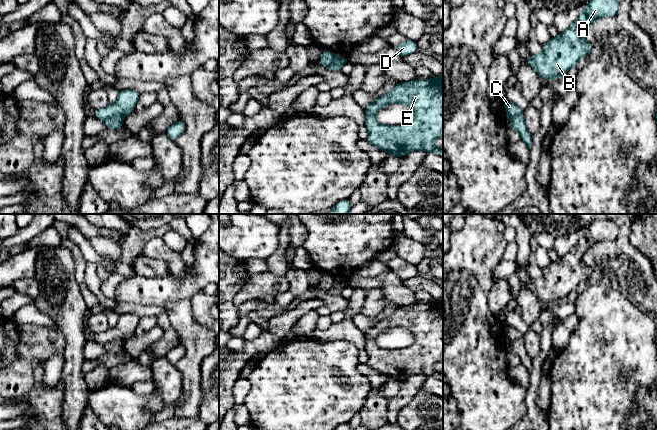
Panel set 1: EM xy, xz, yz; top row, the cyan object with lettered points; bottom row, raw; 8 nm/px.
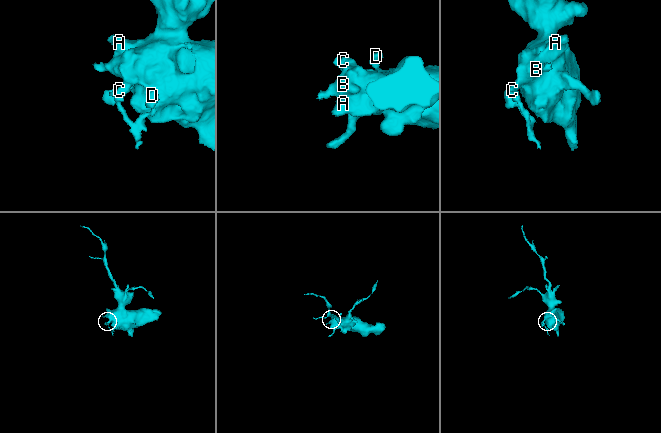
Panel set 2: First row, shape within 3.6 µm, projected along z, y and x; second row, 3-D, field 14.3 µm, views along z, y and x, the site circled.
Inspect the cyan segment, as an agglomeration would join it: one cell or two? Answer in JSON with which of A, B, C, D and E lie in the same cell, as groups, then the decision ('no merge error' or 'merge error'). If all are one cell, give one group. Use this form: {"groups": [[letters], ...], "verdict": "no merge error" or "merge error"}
{"groups": [["A", "B", "C", "E"], ["D"]], "verdict": "merge error"}

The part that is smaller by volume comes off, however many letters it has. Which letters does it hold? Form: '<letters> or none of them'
D

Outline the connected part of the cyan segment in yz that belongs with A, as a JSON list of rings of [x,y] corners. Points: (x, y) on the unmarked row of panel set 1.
[[[593,220],[576,246],[558,261],[551,262],[543,269],[543,275],[538,279],[531,279],[526,287],[533,291],[540,301],[558,304],[563,298],[568,297],[572,290],[576,290],[580,282],[589,280],[593,270],[583,262],[583,255],[598,242],[615,240],[619,231],[618,221]]]

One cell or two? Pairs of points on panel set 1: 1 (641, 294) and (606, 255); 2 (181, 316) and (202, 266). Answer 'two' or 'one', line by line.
1: one
2: two

